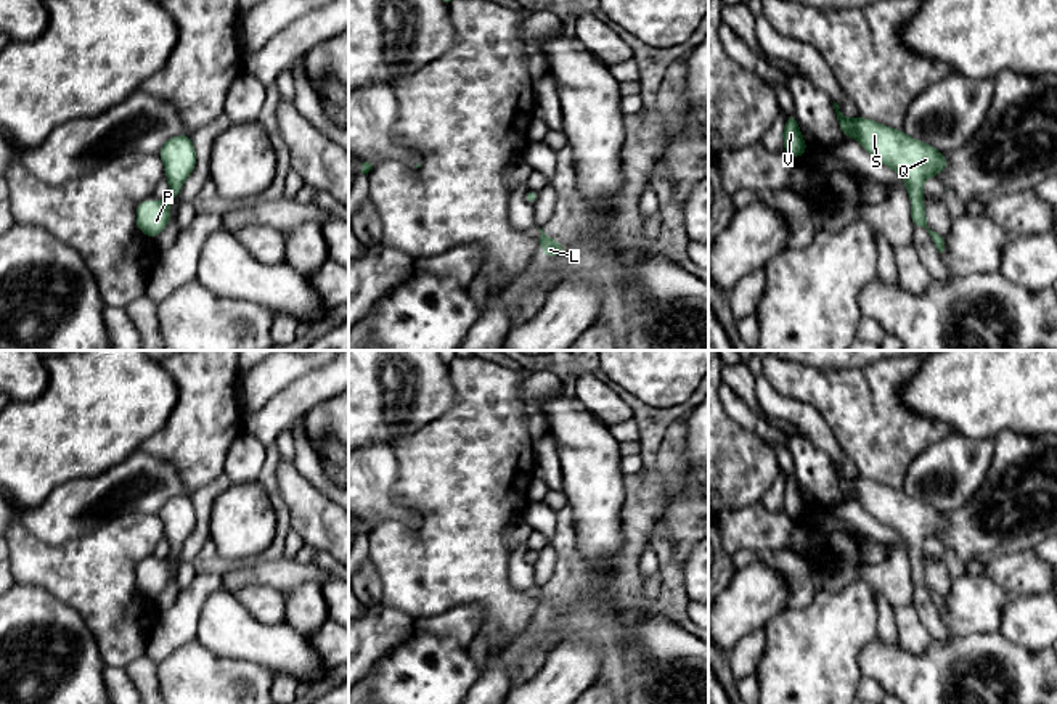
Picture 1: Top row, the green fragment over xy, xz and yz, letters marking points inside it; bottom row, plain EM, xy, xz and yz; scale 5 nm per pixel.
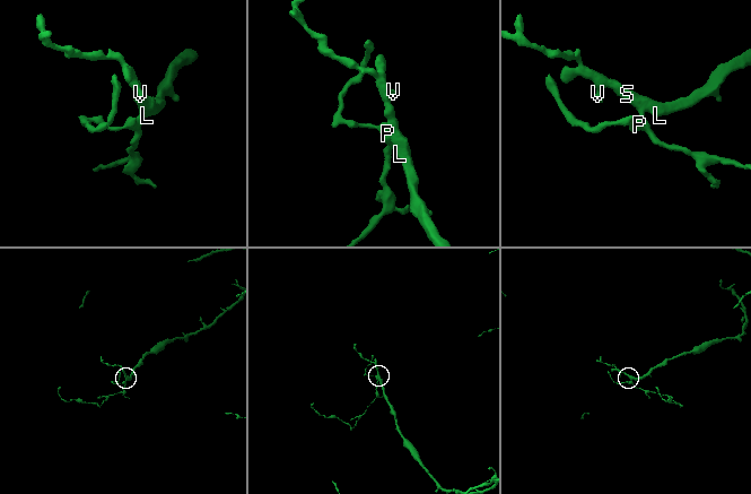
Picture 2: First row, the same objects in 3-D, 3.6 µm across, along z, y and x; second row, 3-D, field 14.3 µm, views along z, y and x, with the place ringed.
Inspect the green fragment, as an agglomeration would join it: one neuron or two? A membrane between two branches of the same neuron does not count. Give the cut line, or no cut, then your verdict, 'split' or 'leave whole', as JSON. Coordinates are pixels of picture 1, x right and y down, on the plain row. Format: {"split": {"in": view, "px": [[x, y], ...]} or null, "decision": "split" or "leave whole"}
{"split": null, "decision": "leave whole"}

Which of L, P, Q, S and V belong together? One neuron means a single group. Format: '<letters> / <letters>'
L P Q S V

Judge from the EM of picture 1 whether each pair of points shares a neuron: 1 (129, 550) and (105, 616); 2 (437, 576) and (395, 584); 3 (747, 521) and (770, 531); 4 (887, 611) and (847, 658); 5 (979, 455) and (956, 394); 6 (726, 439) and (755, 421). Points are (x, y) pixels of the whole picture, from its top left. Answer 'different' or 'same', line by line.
1: same
2: same
3: same
4: different
5: different
6: different

